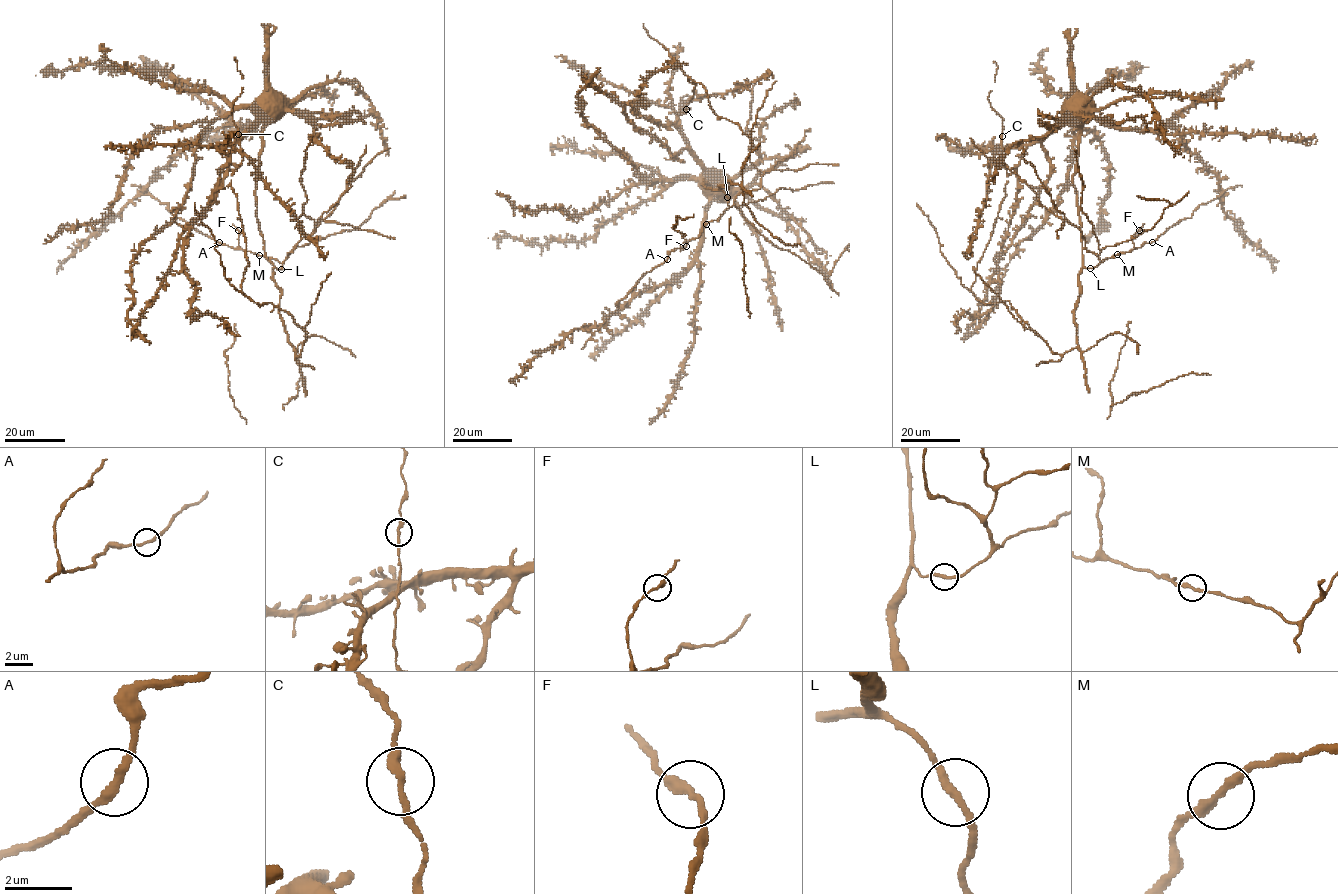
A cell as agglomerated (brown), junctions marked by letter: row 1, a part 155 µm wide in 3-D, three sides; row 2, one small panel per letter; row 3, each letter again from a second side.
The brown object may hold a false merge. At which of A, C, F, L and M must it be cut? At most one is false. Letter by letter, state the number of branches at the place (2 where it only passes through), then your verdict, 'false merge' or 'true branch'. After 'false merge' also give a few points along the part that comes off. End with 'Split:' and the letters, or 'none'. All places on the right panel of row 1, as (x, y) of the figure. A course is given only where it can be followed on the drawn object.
A: branches 2; true branch
C: branches 2; true branch
F: branches 2; true branch
L: branches 2; true branch
M: branches 2; true branch
Split: none

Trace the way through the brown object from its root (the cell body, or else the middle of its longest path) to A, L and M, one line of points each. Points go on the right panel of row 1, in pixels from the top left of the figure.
A: (1067, 109), (1065, 114), (1079, 126), (1073, 186), (1077, 194), (1082, 265), (1094, 268), (1114, 255), (1153, 242)
L: (1067, 109), (1065, 114), (1079, 126), (1079, 152), (1073, 186), (1077, 194), (1082, 265), (1090, 268)
M: (1067, 109), (1065, 114), (1079, 126), (1079, 152), (1073, 186), (1077, 194), (1082, 265), (1094, 268), (1117, 254)

